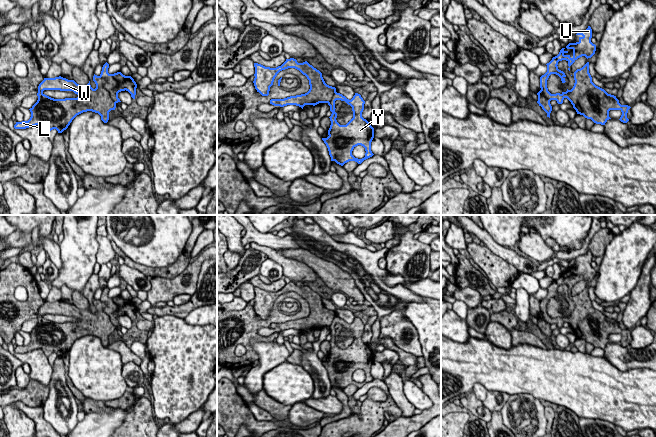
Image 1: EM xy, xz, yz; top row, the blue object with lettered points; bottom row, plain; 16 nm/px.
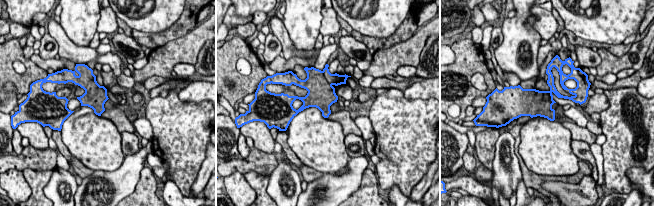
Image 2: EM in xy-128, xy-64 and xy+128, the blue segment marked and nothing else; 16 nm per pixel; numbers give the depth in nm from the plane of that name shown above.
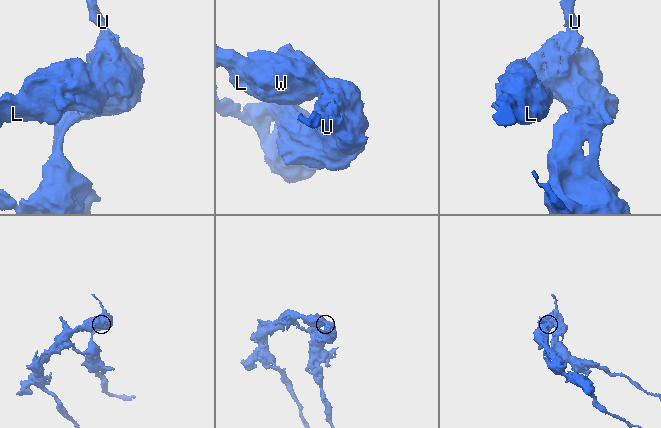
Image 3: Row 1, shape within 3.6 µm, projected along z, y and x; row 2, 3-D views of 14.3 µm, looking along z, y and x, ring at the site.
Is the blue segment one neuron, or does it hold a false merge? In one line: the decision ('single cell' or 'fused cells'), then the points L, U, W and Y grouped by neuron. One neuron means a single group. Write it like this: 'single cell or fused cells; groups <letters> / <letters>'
fused cells; groups L W / U Y

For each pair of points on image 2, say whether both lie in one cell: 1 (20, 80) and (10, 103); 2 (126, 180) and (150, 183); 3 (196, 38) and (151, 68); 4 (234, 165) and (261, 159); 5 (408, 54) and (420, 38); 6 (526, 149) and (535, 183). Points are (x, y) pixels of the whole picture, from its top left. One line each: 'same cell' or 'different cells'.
1: different cells
2: different cells
3: same cell
4: same cell
5: same cell
6: different cells

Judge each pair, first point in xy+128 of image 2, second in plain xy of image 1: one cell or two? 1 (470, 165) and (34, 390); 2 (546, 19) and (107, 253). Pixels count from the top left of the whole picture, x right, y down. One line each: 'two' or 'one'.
1: two
2: one

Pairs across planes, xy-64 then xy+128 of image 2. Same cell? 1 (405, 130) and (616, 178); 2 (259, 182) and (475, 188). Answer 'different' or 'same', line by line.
1: same
2: same

